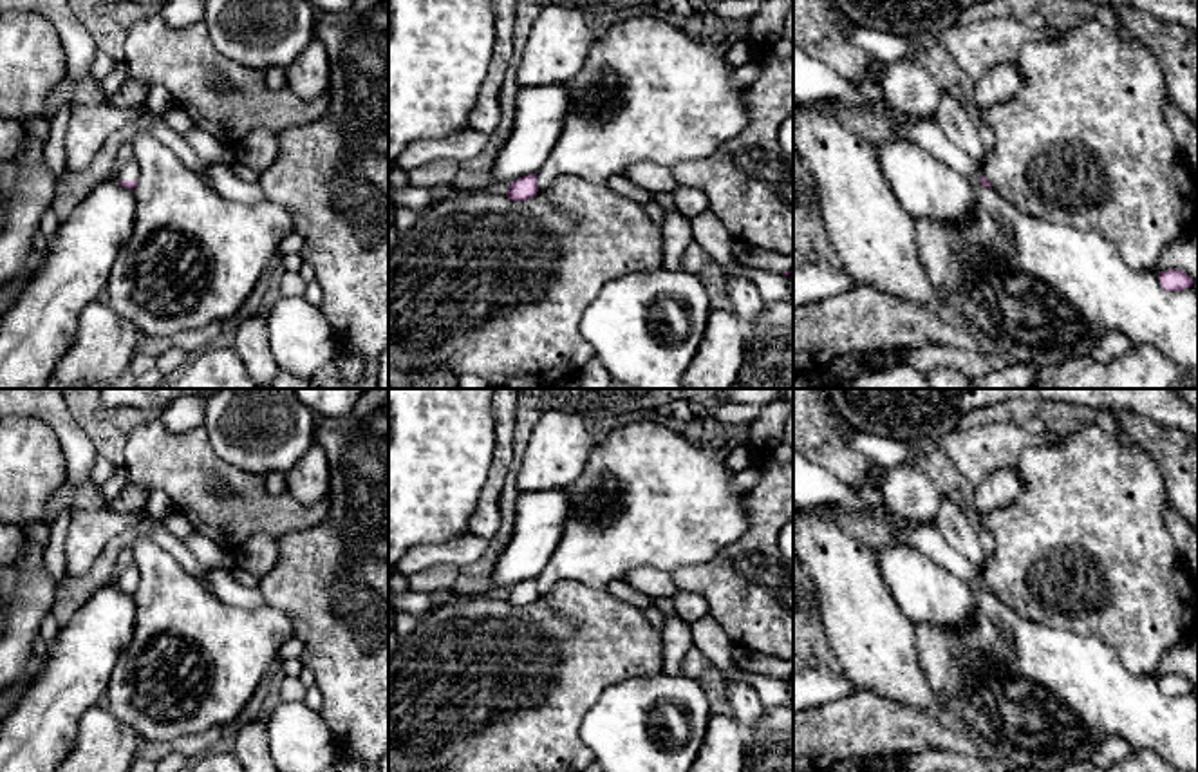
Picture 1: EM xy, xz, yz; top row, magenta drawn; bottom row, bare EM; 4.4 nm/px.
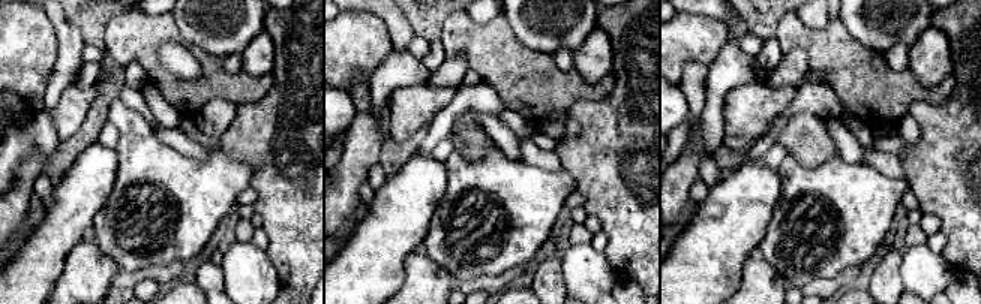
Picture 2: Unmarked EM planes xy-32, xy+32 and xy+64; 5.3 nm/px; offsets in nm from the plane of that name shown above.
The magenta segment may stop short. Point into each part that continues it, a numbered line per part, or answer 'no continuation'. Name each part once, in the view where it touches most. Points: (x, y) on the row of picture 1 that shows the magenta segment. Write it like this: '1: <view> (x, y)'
1: xy (131, 170)

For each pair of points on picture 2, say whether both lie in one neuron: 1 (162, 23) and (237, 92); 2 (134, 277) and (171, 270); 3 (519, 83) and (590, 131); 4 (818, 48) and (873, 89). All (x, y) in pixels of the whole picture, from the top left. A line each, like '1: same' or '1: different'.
1: same
2: same
3: different
4: same

